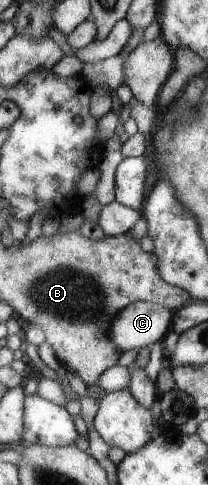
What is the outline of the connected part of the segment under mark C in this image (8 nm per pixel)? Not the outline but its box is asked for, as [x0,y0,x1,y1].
[110,301,174,352]

